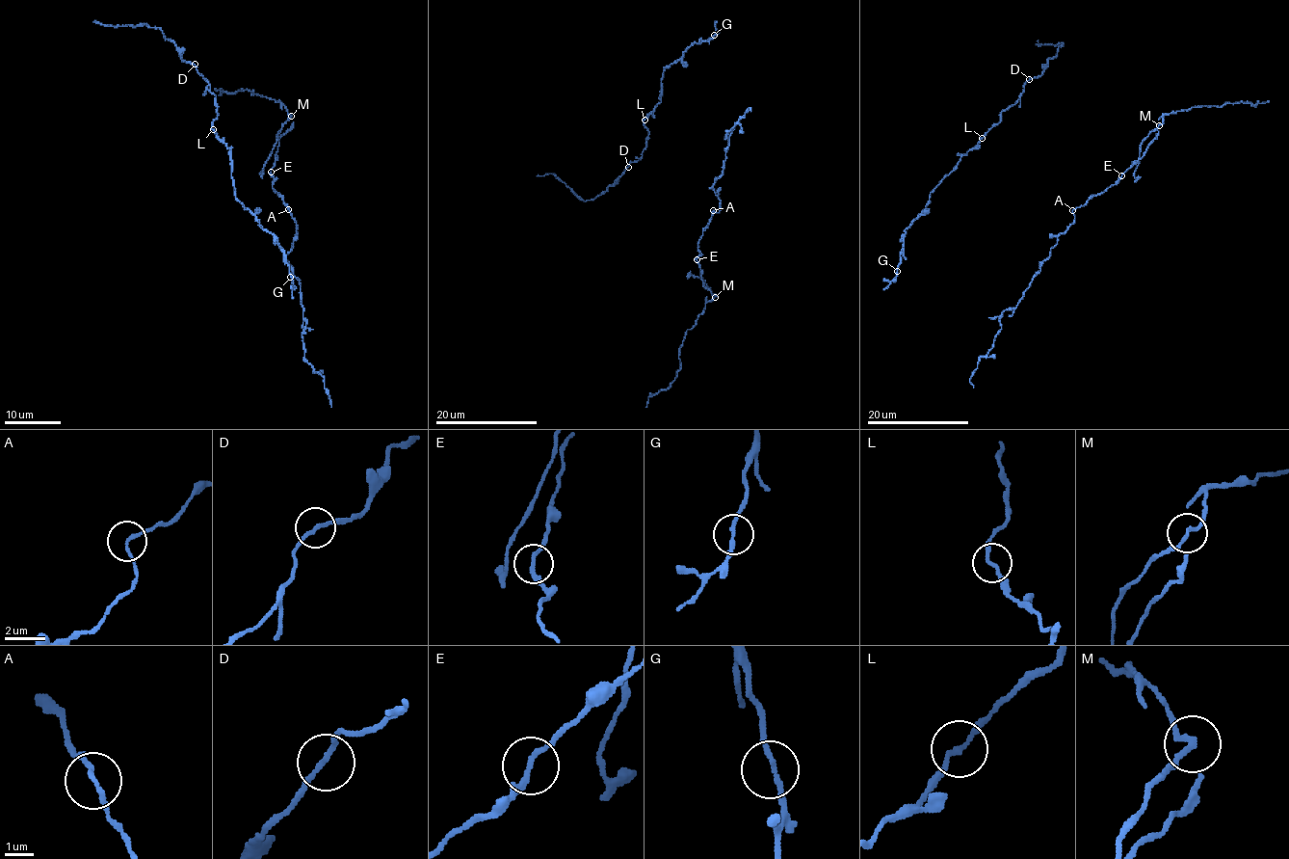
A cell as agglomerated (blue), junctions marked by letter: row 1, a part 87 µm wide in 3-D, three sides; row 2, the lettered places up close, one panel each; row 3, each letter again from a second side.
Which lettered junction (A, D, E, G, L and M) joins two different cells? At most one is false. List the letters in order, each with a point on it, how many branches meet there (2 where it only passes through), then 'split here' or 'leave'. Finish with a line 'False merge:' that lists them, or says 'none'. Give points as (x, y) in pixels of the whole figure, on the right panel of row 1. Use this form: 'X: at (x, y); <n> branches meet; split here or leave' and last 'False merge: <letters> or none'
A: at (1072, 210); 2 branches meet; leave
D: at (1029, 79); 2 branches meet; leave
E: at (1121, 175); 2 branches meet; leave
G: at (897, 271); 2 branches meet; leave
L: at (982, 138); 2 branches meet; leave
M: at (1159, 125); 3 branches meet; split here
False merge: M

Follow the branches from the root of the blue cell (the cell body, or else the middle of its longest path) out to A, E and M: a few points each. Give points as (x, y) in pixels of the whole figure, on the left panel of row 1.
A: (311, 329), (305, 327), (302, 318), (301, 282), (286, 260), (298, 234), (296, 221), (289, 209)
E: (311, 329), (302, 318), (301, 282), (286, 260), (298, 234), (296, 221), (274, 190), (271, 172)
M: (311, 329), (302, 318), (301, 282), (286, 260), (296, 221), (274, 190), (271, 173), (276, 135), (292, 117)

